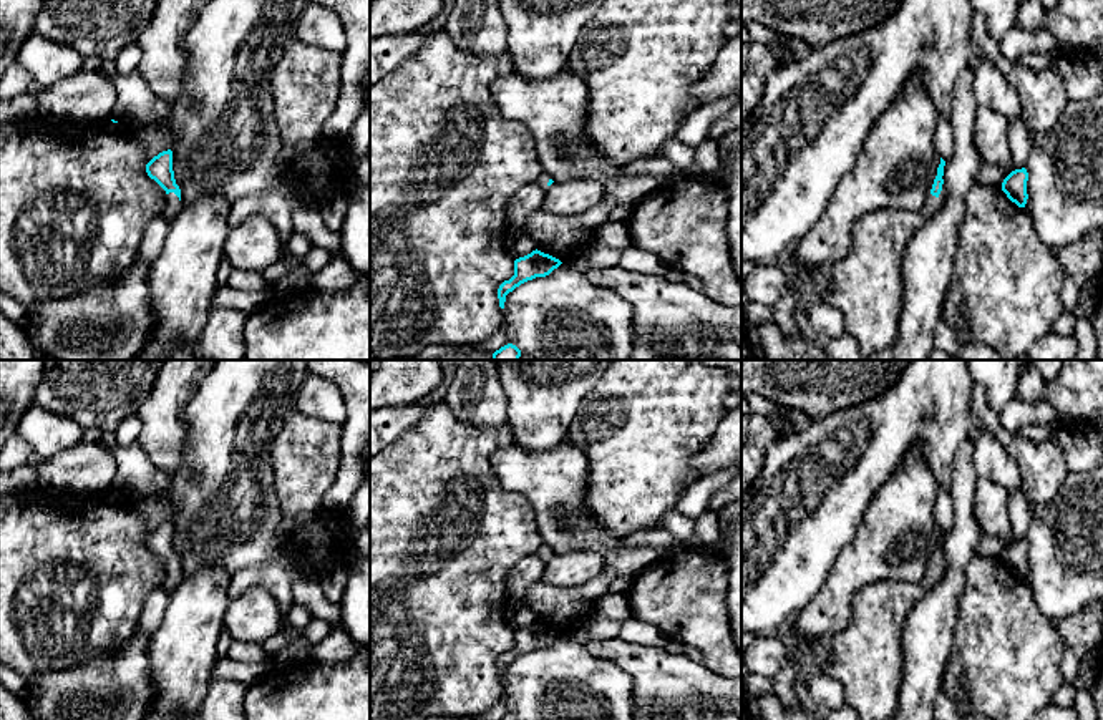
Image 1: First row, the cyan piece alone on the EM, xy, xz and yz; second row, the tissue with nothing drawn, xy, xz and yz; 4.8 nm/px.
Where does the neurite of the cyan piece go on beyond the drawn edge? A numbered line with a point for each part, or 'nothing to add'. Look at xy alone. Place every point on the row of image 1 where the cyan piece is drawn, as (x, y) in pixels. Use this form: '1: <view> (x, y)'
1: xy (173, 203)

